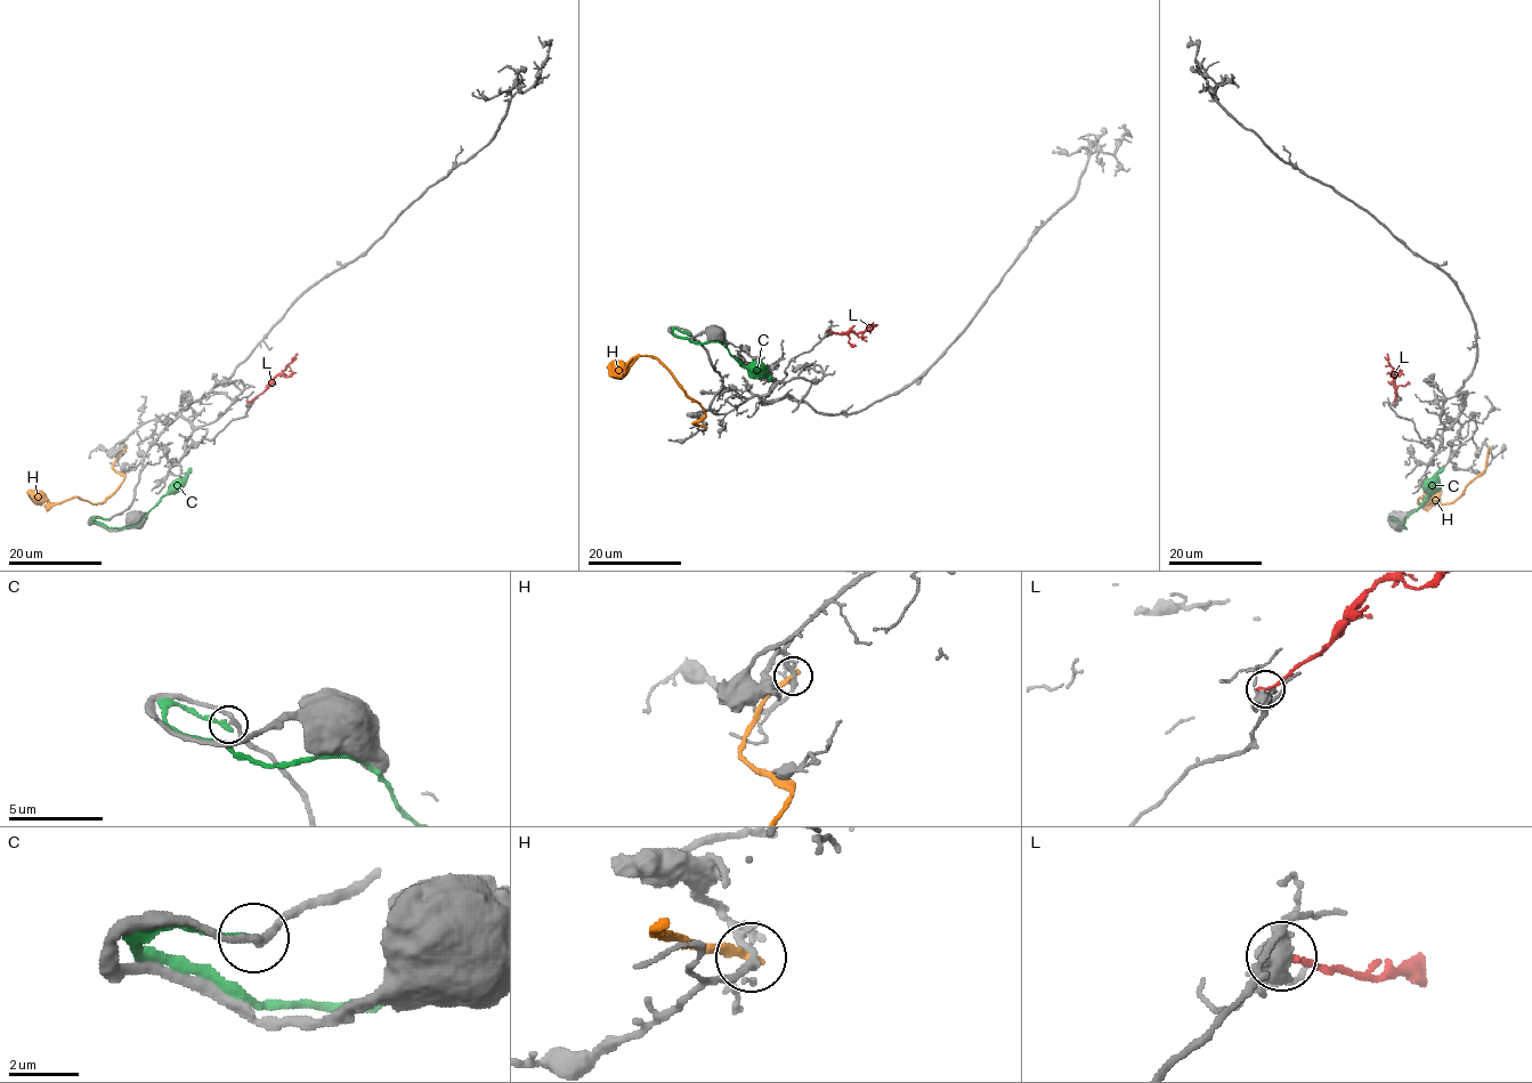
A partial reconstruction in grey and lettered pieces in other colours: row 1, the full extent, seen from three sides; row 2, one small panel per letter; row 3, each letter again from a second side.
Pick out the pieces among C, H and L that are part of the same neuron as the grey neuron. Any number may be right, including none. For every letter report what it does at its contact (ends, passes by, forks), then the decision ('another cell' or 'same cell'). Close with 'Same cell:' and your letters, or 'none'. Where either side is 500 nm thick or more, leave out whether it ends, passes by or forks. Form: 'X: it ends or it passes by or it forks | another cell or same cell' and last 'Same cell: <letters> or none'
C: it ends | another cell
H: it ends | another cell
L: it ends | another cell
Same cell: none

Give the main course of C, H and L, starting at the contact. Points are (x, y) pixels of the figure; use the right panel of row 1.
C: (1395, 518), (1407, 528), (1404, 520), (1436, 489), (1437, 475), (1443, 468)
H: (1489, 449), (1486, 468), (1455, 500), (1435, 503), (1421, 496), (1418, 501), (1429, 501), (1428, 490)
L: (1393, 401), (1395, 374), (1386, 353)

